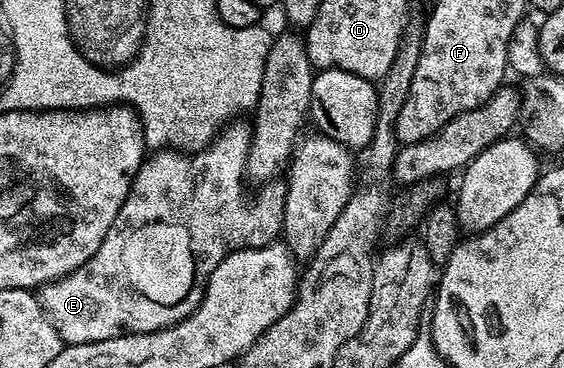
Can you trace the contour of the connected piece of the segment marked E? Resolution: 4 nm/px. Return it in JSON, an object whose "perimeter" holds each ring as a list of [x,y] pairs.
{"perimeter":[[[233,122],[221,129],[213,137],[209,147],[201,149],[200,152],[192,154],[184,150],[157,150],[148,158],[142,160],[141,168],[137,171],[137,176],[133,179],[133,185],[129,187],[129,196],[123,202],[119,214],[115,214],[115,222],[111,222],[111,230],[107,230],[107,238],[99,242],[99,250],[83,266],[79,266],[70,273],[58,280],[53,280],[49,284],[42,284],[39,289],[39,299],[45,313],[49,315],[51,326],[59,334],[59,338],[65,344],[86,344],[87,342],[99,342],[107,338],[116,336],[127,336],[130,332],[154,332],[160,328],[170,328],[180,320],[185,320],[196,308],[201,305],[201,299],[205,297],[205,287],[209,285],[209,276],[223,262],[223,258],[231,252],[238,252],[244,248],[262,248],[264,244],[272,244],[282,235],[285,227],[285,184],[279,182],[269,182],[265,188],[253,201],[250,202],[245,197],[245,163],[249,153],[249,138],[251,128],[248,123]]]}

